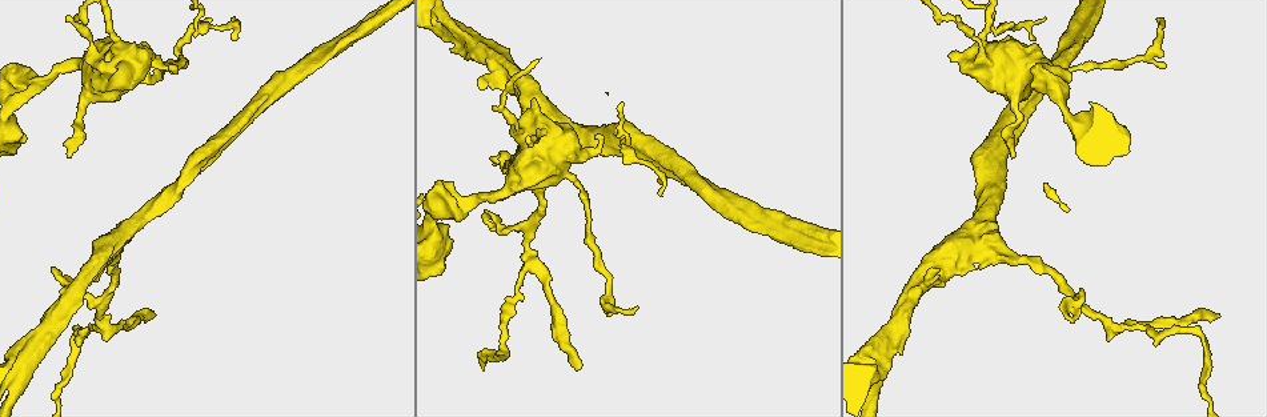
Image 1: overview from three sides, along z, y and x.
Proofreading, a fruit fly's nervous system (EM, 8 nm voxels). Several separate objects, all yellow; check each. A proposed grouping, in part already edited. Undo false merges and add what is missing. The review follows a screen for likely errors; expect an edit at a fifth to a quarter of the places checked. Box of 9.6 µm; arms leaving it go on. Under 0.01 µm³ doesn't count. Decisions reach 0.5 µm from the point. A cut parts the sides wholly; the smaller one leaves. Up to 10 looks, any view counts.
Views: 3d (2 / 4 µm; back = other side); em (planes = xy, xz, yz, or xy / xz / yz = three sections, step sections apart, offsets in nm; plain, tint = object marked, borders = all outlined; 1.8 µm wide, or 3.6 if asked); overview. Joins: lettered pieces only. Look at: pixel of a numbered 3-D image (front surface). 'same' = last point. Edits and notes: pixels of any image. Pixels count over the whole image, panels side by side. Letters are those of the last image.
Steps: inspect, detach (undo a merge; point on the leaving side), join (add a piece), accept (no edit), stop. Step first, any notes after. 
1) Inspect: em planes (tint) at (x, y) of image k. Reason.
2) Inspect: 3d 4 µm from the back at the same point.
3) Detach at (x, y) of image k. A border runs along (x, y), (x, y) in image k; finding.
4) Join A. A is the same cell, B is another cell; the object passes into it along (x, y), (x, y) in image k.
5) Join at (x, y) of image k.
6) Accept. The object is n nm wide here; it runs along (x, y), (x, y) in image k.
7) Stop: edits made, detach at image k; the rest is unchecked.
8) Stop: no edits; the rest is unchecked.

Inspect: 3d 2 µm at (1218, 317) of image 1. Branch stops here.

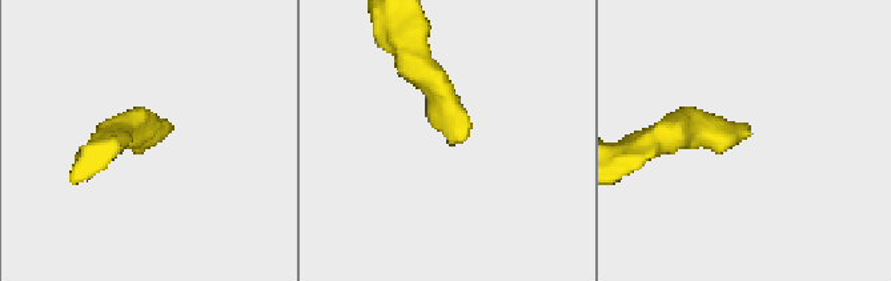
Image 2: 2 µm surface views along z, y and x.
Inspect: em planes (borders) at (462, 135) of image 2. Shape alone is not enough.

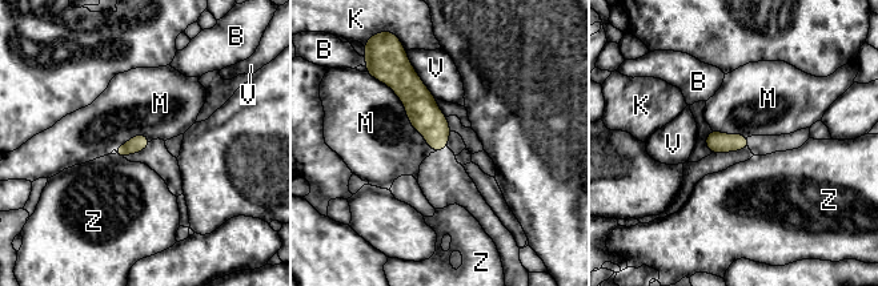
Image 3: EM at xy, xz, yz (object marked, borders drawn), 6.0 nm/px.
Accept. B, K, M, V and Z are other cells; it runs along (399, 73), (433, 125), (438, 146) in image 3; no lettered piece goes on from it.

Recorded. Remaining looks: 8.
Inspect: 3d 2 µm at (487, 211) of image 1. Thin end.

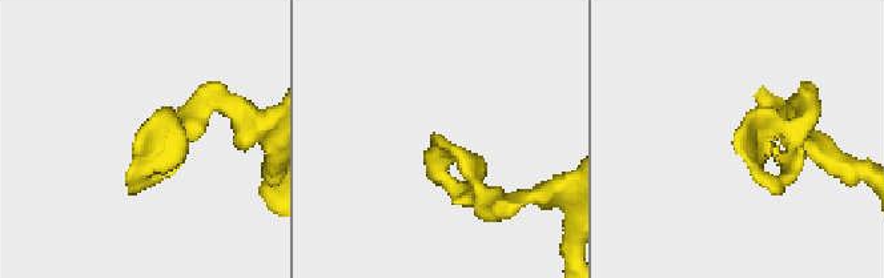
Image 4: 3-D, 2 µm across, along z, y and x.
Inspect: em planes (borders) at (442, 143) of image 4.

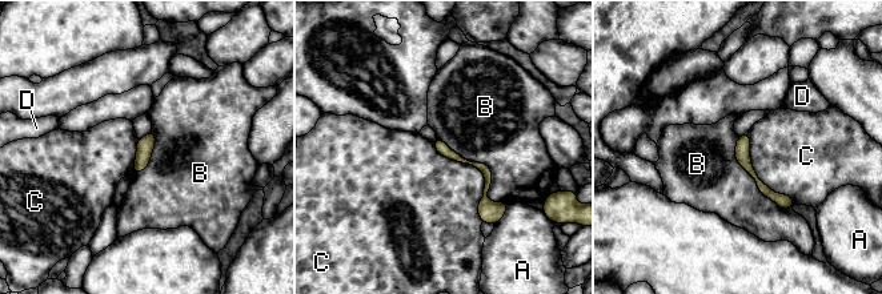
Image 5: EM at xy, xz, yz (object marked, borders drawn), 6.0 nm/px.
Accept. The object is 70 nm wide here; the longest contact is with B, 600 nm; A, B, C and D are other cells; none of them fits.

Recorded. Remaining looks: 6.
Inspect: em planes (borders) at (920, 286) of image 1. Sudden change in width.

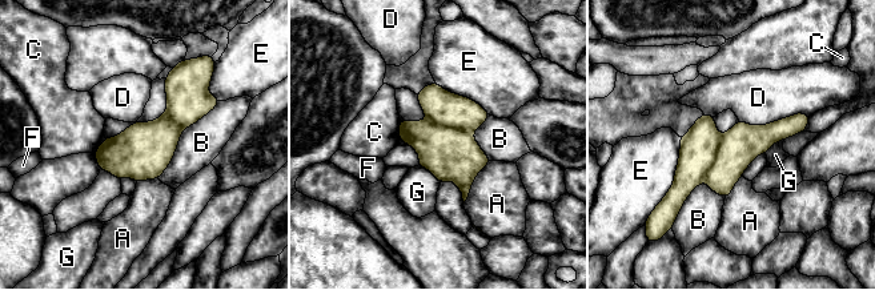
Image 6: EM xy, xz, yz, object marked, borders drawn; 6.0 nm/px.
Detach at (698, 146) of image 6. A, B, C, D, E, F and G are other cells; a border runs along (722, 136), (714, 161), (703, 178) in image 6; two neurons meet here.

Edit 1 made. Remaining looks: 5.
Inspect: em planes (borders) at (453, 50) of image 1. Free end.

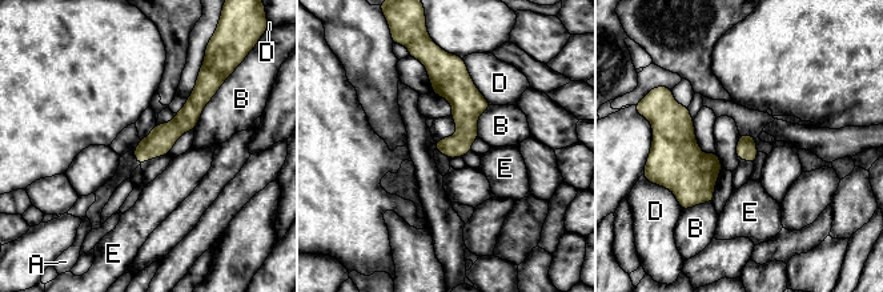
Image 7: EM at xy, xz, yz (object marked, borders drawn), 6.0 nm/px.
Accept. A, B, D and E are other cells; it runs along (200, 86), (193, 108), (140, 158) in image 7; no lettered piece goes on from it.

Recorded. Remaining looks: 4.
Stop: edits made, detach at image 6; the rest is unchecked.

